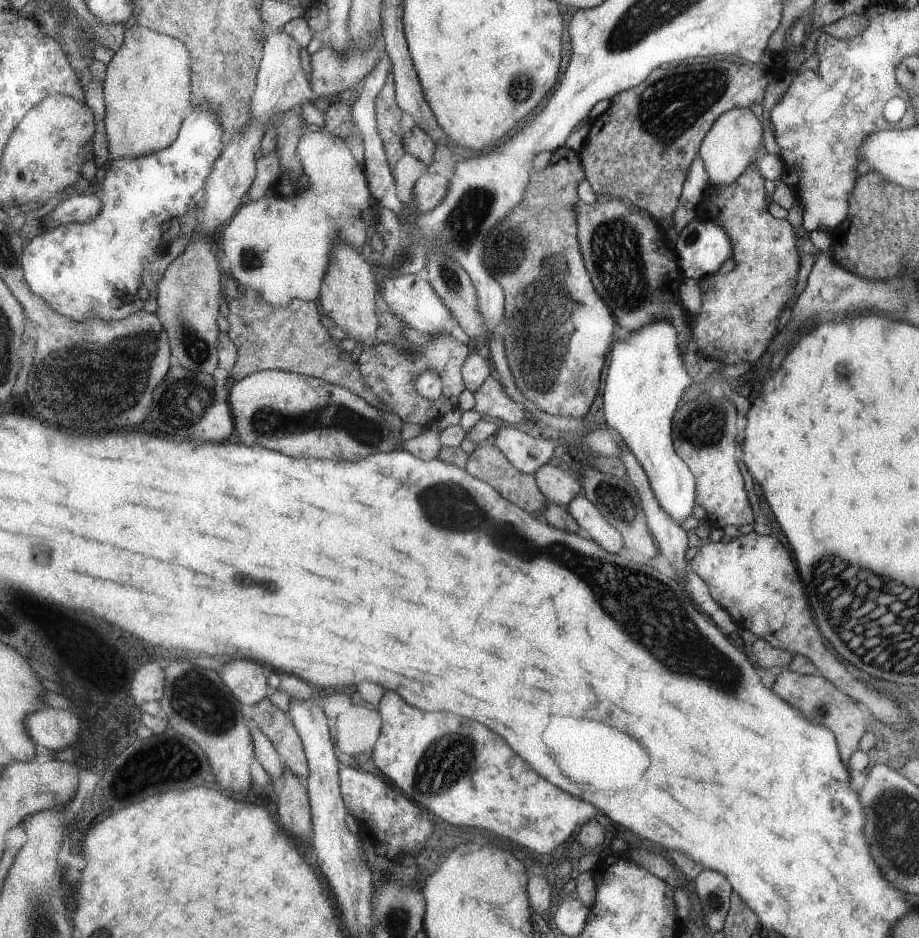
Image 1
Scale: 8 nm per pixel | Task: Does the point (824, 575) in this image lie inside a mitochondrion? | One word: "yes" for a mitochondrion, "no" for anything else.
yes

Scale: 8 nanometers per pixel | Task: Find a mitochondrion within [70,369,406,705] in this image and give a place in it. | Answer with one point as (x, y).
(266, 422)

